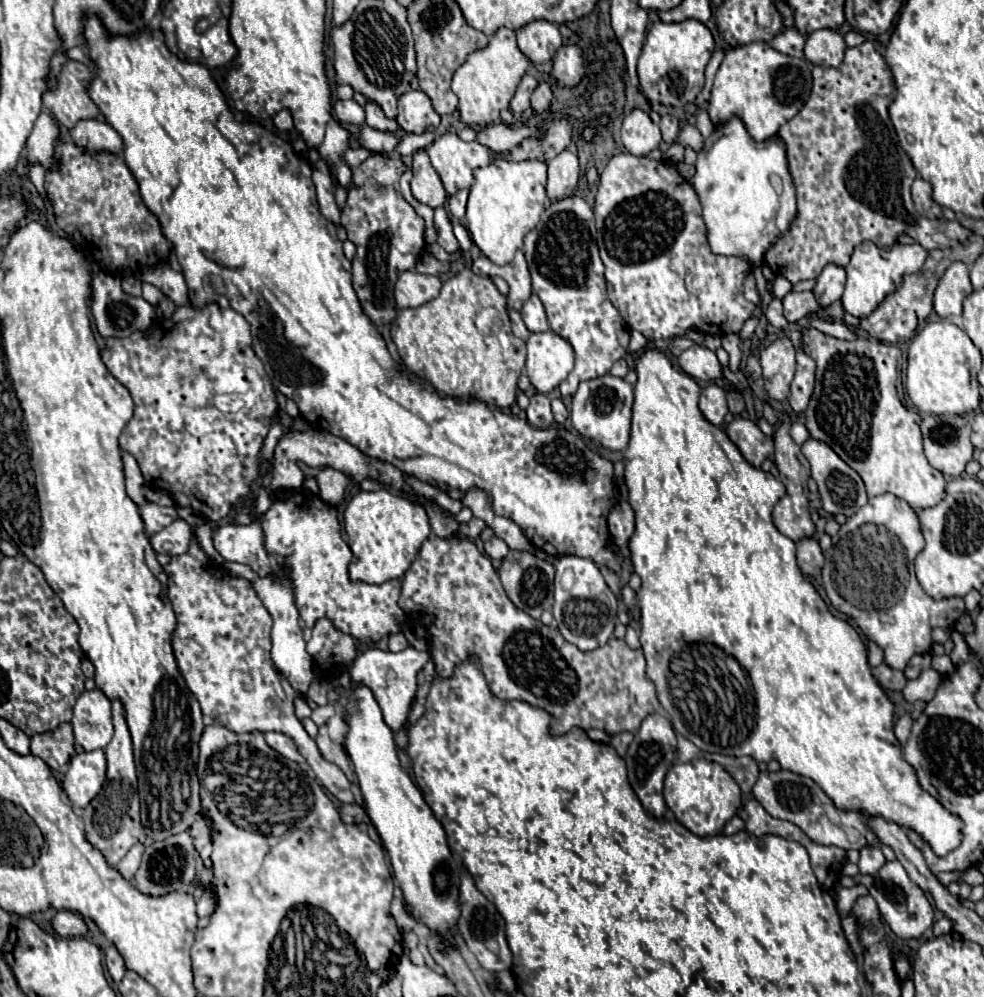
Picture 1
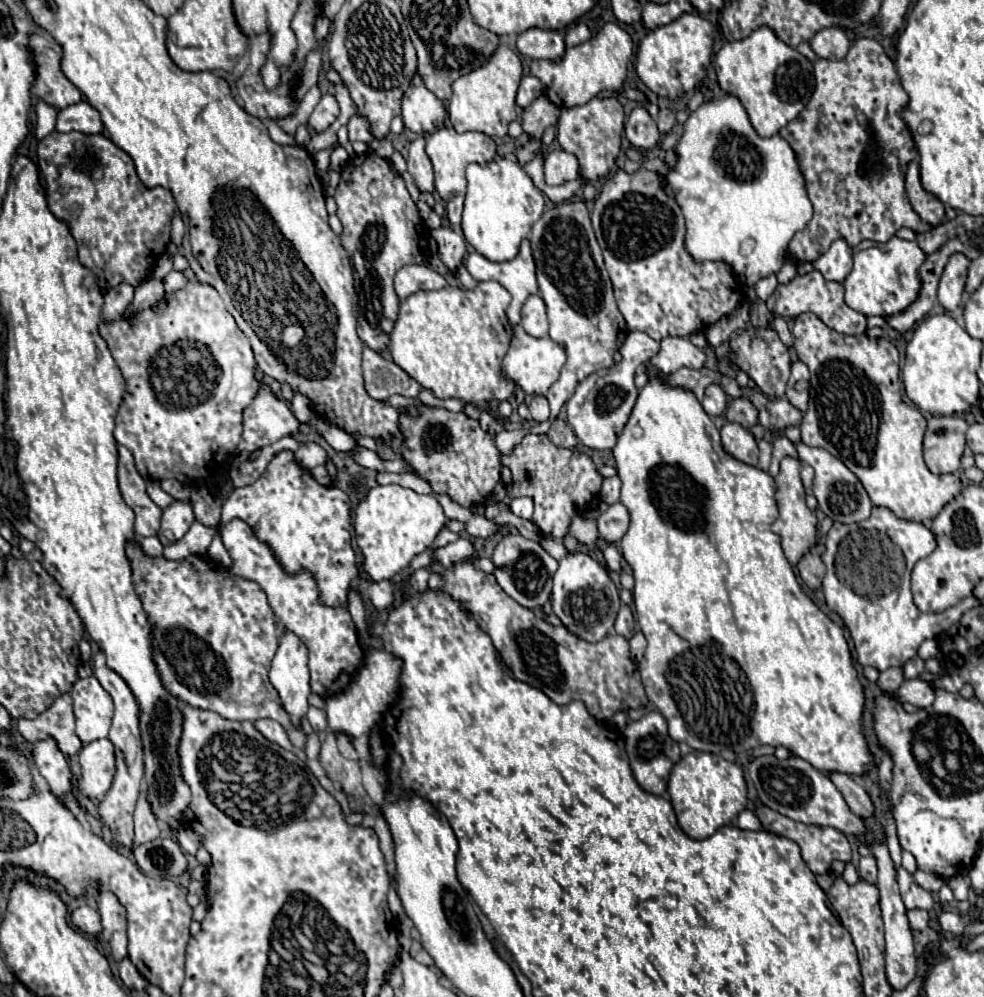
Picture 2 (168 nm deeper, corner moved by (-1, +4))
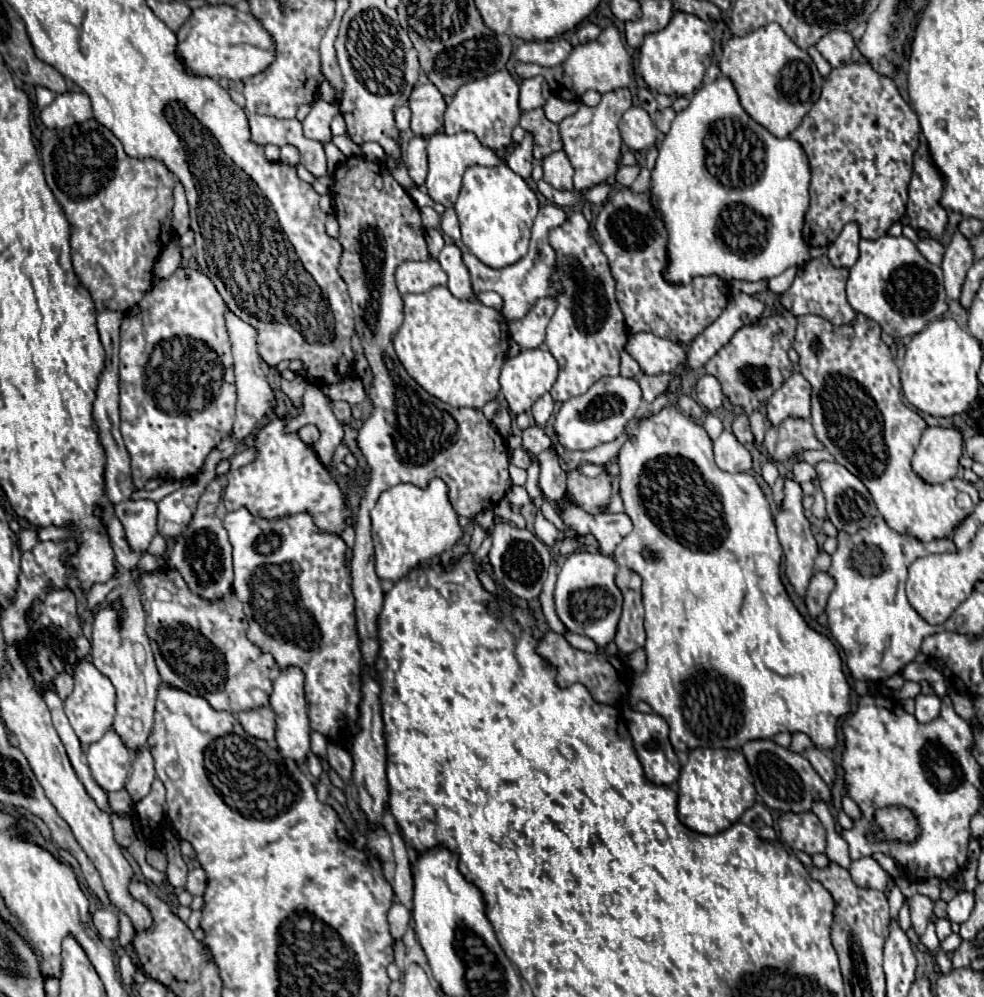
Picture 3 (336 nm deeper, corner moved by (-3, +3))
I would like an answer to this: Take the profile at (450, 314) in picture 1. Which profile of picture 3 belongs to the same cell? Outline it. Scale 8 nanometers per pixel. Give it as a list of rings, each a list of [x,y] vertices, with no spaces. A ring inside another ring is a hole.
[[[435,286],[423,294],[403,294],[403,316],[403,324],[397,330],[393,344],[401,364],[419,386],[423,386],[431,396],[451,404],[453,408],[483,408],[487,402],[497,400],[499,370],[507,354],[507,322],[501,312],[483,306],[475,298],[467,302],[455,300],[447,286]]]

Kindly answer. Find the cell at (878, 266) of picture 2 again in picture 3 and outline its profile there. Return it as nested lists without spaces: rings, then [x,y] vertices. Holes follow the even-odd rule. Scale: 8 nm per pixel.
[[[889,234],[877,240],[863,238],[859,250],[861,256],[847,280],[847,300],[855,312],[875,320],[891,338],[913,336],[947,312],[949,300],[943,288],[943,270],[927,262],[911,240]]]

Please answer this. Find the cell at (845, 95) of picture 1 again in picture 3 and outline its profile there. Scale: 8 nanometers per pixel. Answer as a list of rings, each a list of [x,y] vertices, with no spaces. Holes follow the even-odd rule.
[[[867,62],[833,68],[825,80],[821,98],[803,118],[801,126],[791,132],[791,138],[803,146],[811,166],[811,206],[805,214],[805,242],[809,246],[829,246],[847,222],[857,222],[863,238],[877,240],[879,236],[885,236],[889,226],[905,214],[913,154],[919,146],[919,136],[921,128],[917,114],[901,98],[897,84],[891,78],[879,76]]]

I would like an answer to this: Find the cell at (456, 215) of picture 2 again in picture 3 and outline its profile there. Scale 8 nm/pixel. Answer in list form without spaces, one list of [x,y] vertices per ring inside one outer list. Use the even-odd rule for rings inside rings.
[[[453,208],[445,210],[445,214],[443,214],[443,218],[441,218],[441,230],[443,230],[443,234],[447,234],[455,244],[461,242],[459,222],[457,222],[457,216],[455,216],[455,210],[453,210]]]

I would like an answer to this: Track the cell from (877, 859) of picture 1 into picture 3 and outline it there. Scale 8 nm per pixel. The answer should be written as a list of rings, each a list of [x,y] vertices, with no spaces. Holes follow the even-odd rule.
[[[861,858],[861,860],[851,862],[849,874],[851,874],[851,880],[859,888],[873,888],[873,890],[885,892],[887,886],[889,886],[887,872],[873,858]]]

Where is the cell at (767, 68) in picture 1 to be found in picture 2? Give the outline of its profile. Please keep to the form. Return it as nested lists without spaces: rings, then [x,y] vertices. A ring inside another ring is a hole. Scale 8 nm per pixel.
[[[759,27],[747,39],[725,43],[715,55],[713,65],[721,91],[735,95],[741,101],[759,137],[779,133],[781,127],[801,113],[815,89],[813,63],[779,41],[769,27]]]

